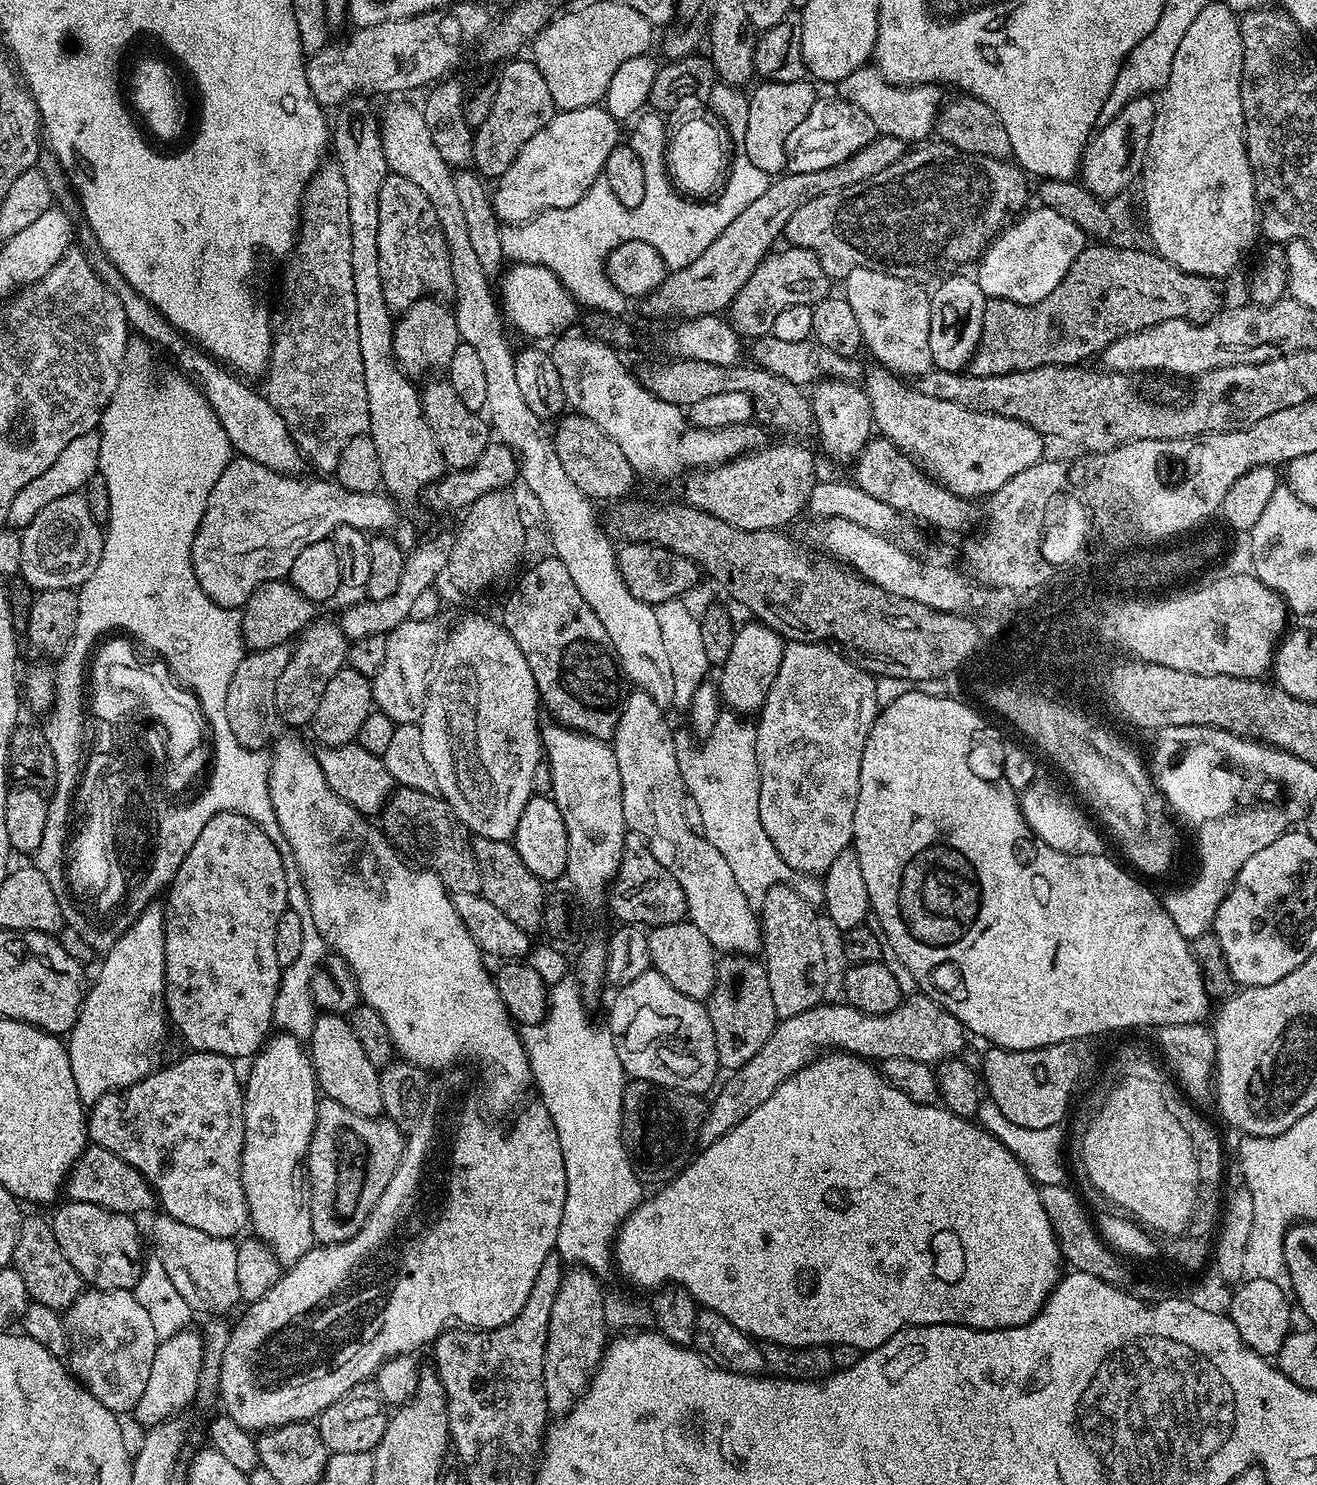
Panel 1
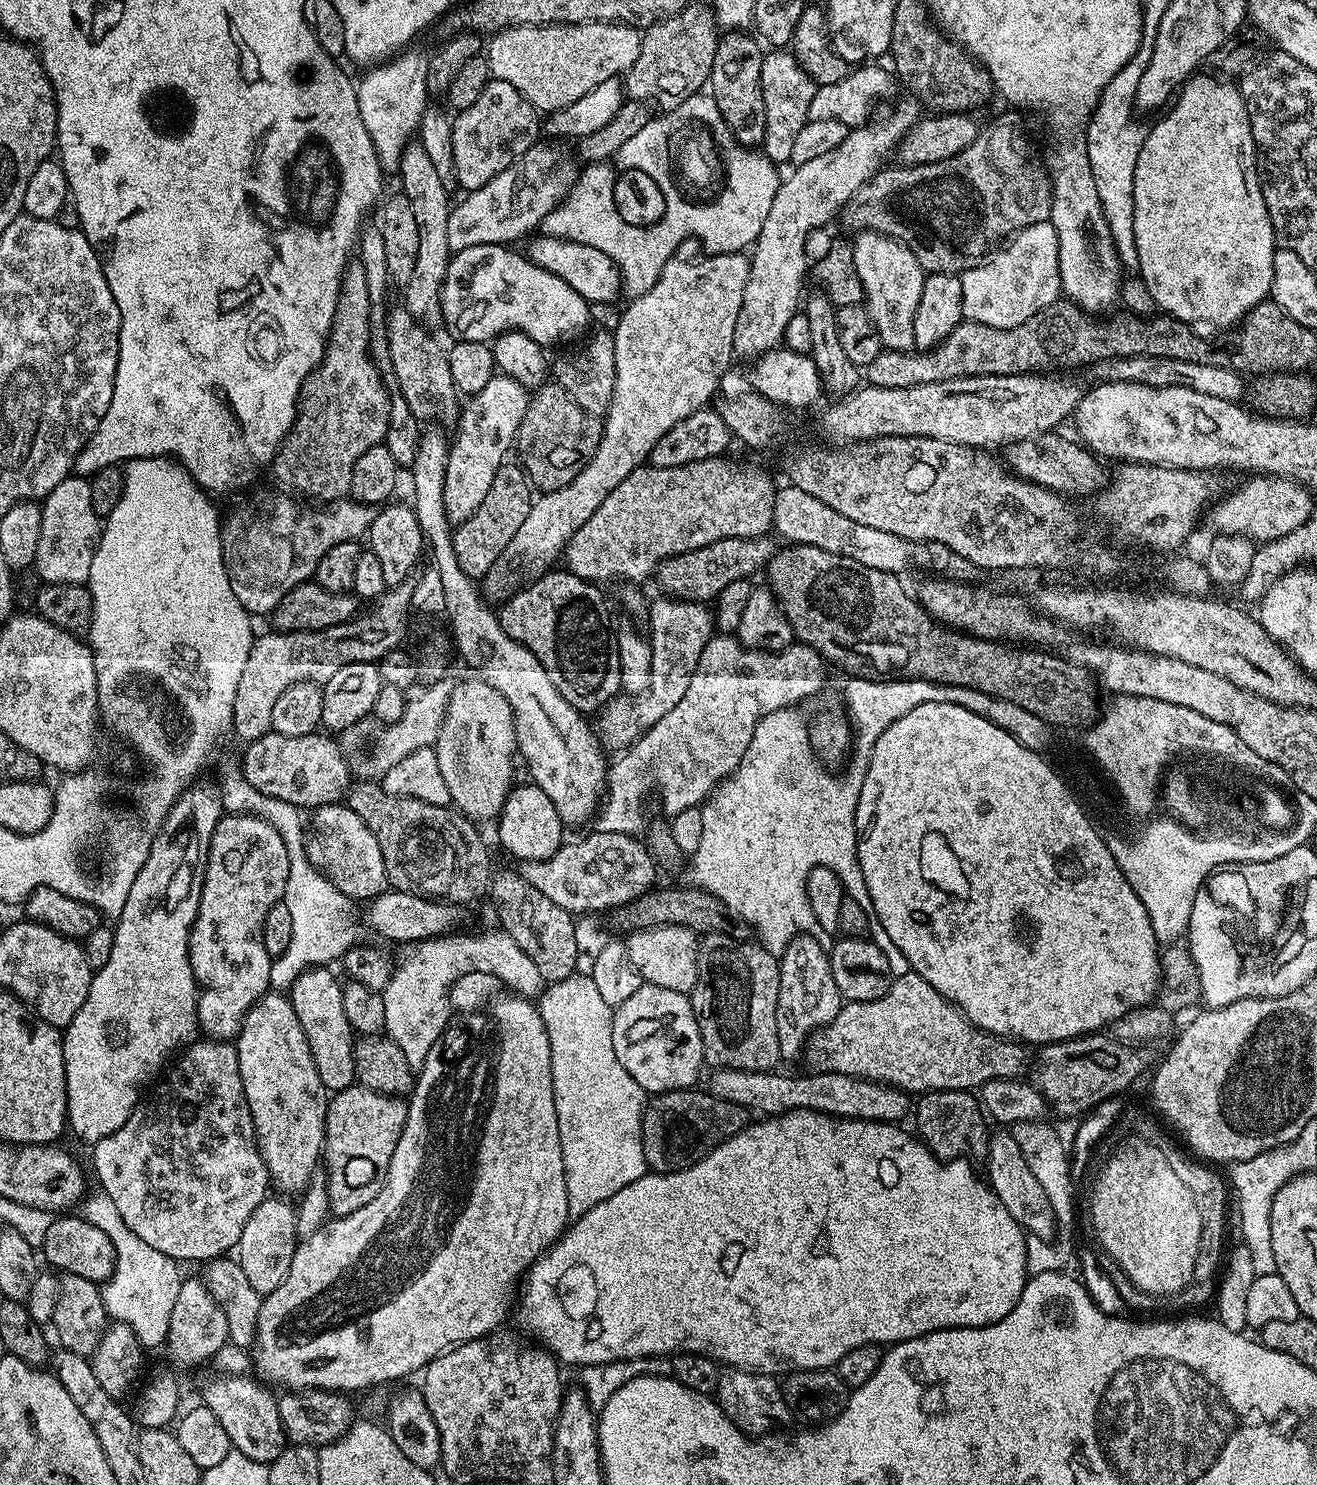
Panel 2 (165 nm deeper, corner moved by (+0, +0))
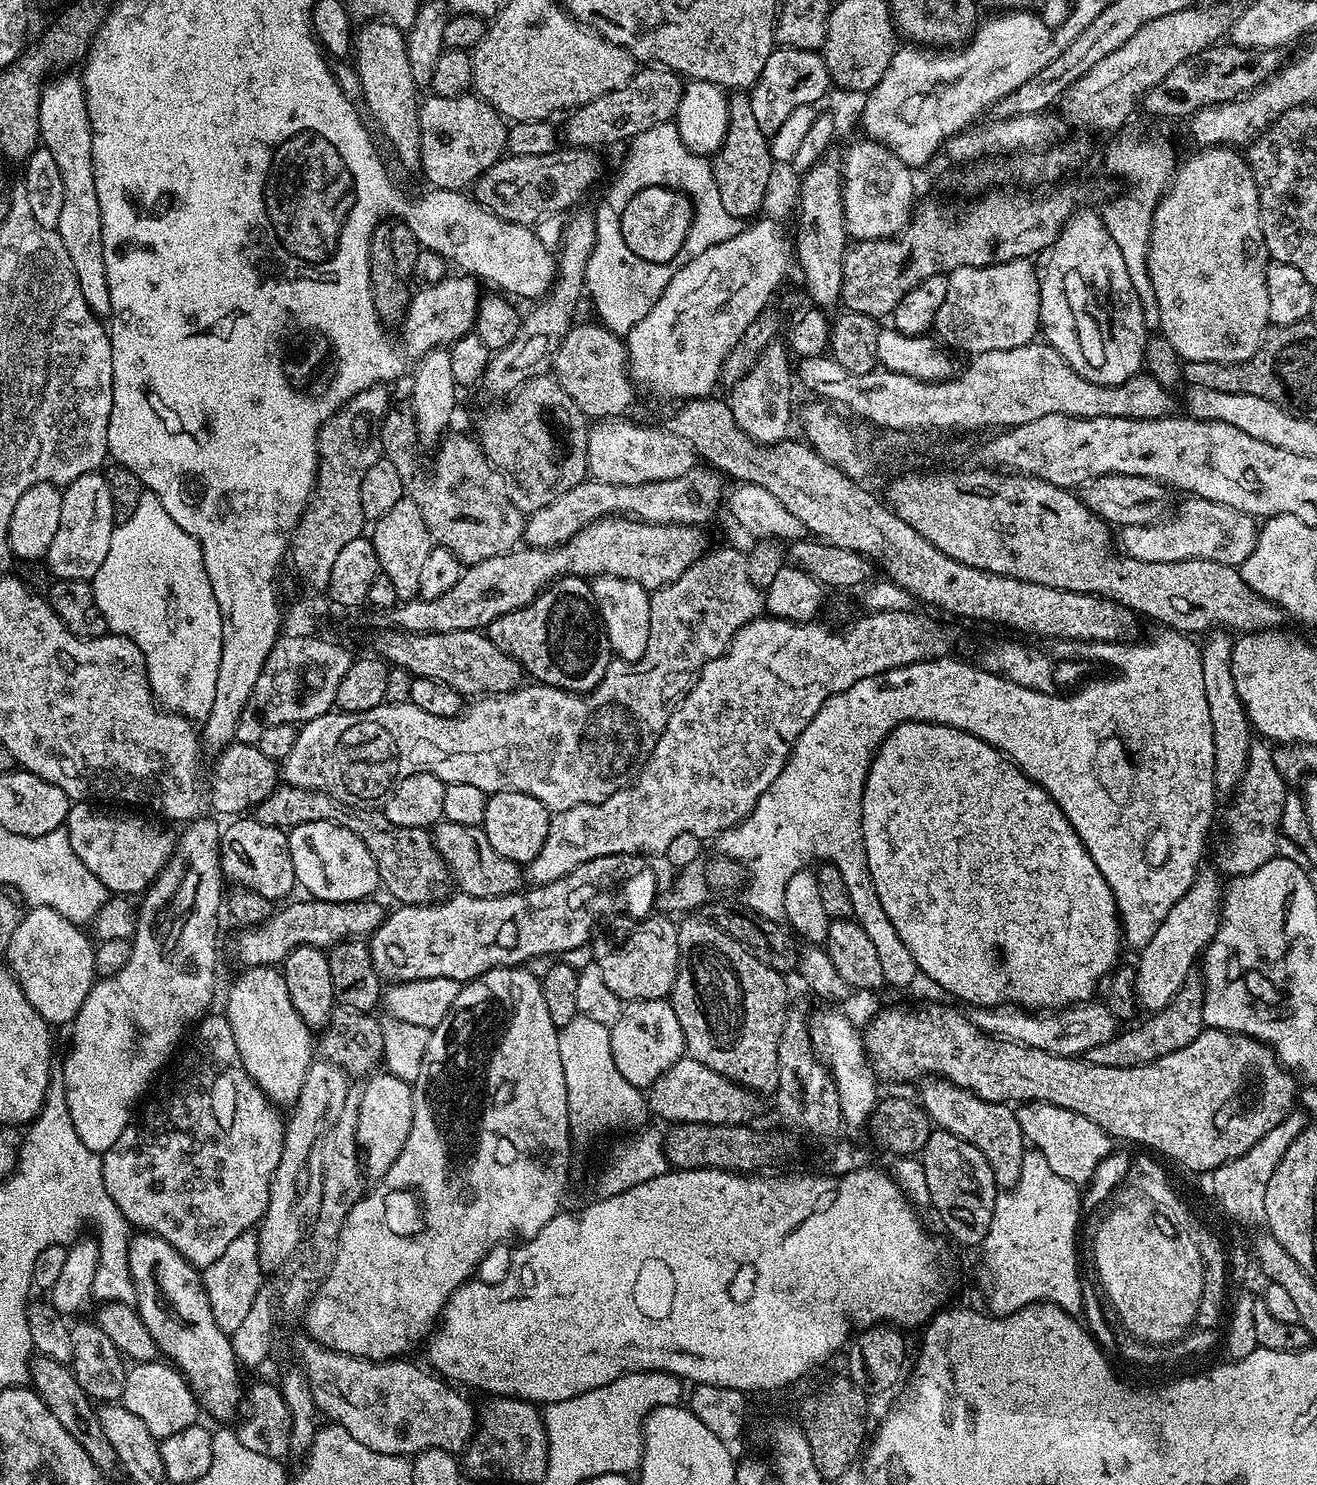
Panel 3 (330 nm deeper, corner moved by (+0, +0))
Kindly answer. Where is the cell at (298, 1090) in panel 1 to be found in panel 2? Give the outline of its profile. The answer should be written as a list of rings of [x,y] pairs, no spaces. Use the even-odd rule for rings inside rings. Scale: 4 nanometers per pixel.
[[[276,990],[265,994],[246,1014],[240,1035],[235,1037],[234,1043],[238,1054],[238,1070],[244,1080],[244,1093],[256,1127],[256,1141],[260,1146],[260,1156],[268,1167],[269,1177],[274,1181],[275,1187],[277,1184],[281,1188],[281,1193],[303,1193],[314,1179],[312,1171],[315,1170],[316,1163],[319,1160],[321,1163],[322,1160],[324,1116],[328,1113],[330,1096],[320,1082],[304,1027],[298,1014],[294,1014],[291,999]]]

